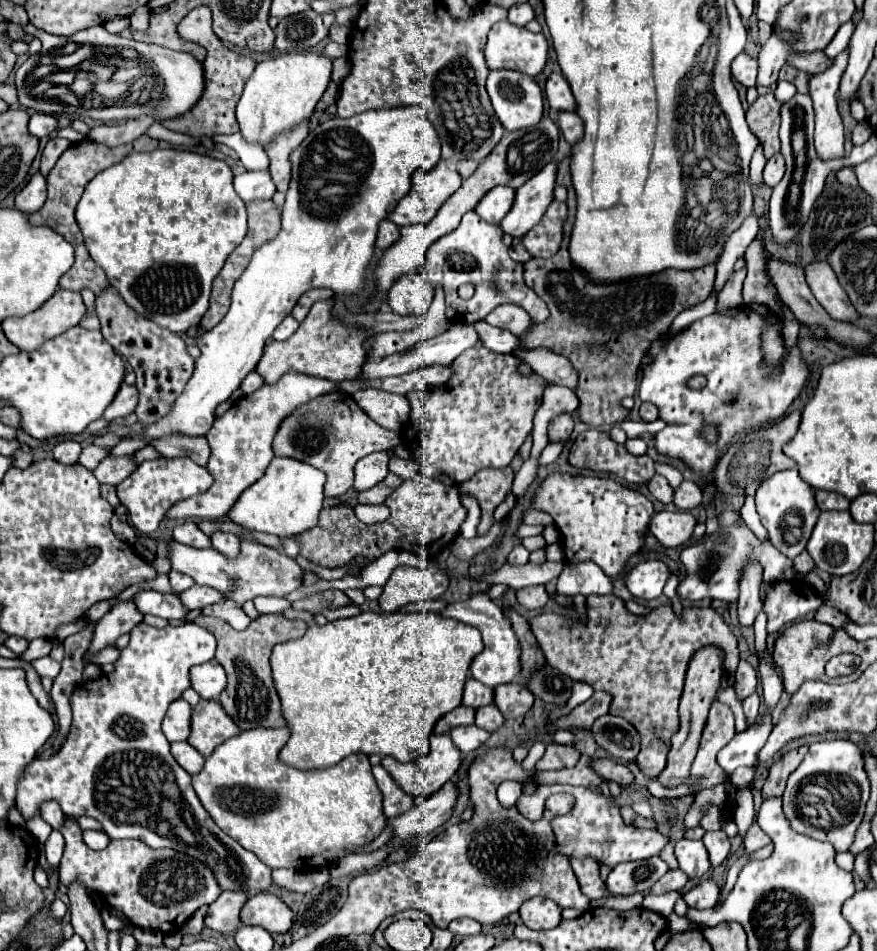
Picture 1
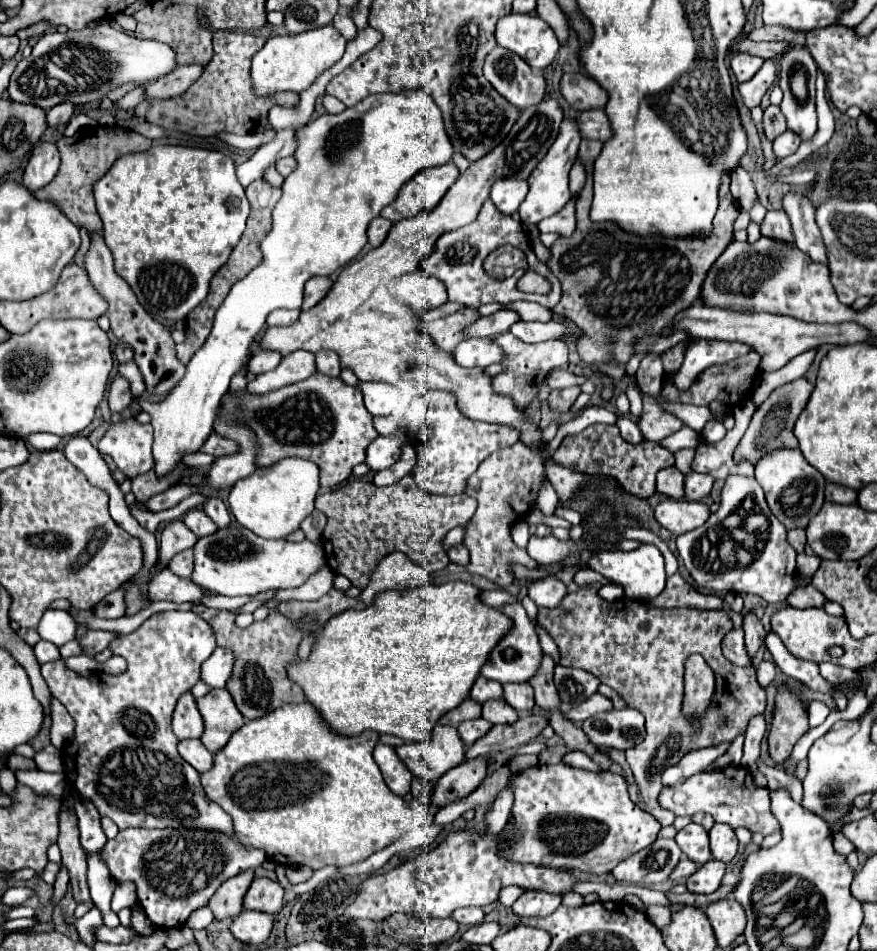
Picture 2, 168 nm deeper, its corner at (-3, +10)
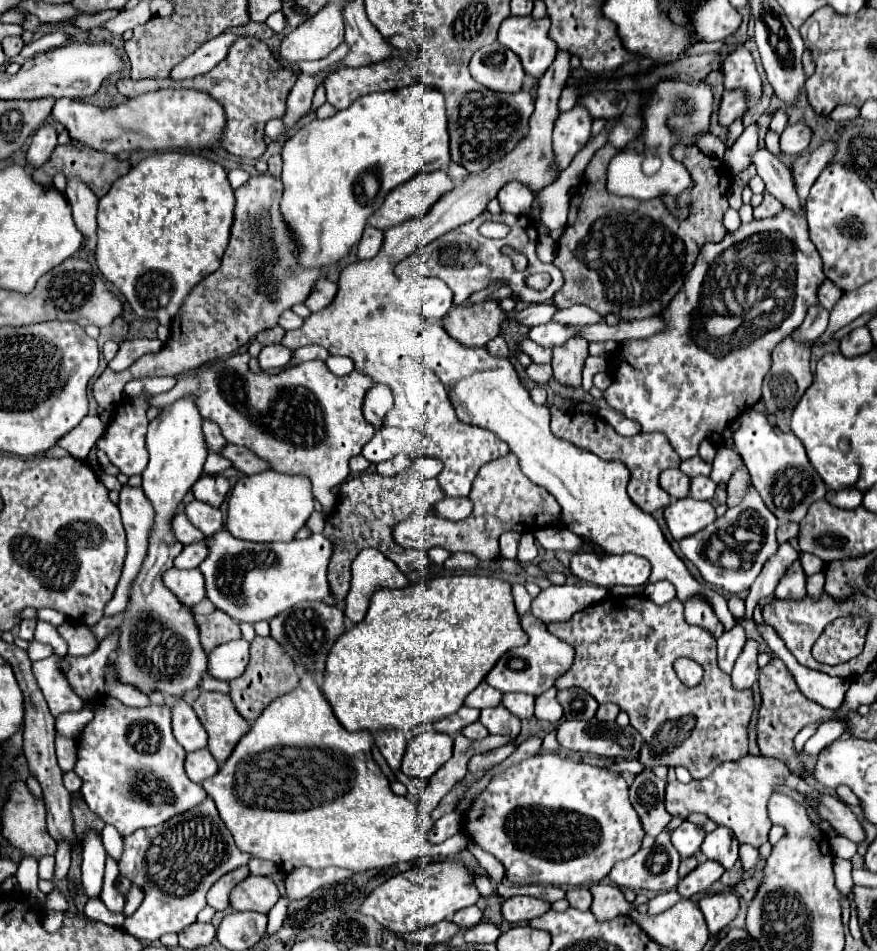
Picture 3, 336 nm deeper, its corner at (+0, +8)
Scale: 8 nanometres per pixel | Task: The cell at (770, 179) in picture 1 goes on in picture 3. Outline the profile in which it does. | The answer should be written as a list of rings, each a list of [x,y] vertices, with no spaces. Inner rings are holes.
[[[805,123],[787,125],[785,131],[781,133],[781,151],[785,155],[803,153],[811,143],[811,135],[813,135],[813,131]]]

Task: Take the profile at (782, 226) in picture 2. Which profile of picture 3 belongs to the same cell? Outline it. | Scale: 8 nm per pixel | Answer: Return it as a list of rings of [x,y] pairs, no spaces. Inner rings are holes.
[[[765,191],[765,195],[763,195],[763,203],[761,203],[759,207],[753,209],[753,217],[755,217],[755,219],[773,217],[773,215],[777,215],[781,209],[783,209],[783,205],[781,205],[775,197],[771,197],[771,193]]]

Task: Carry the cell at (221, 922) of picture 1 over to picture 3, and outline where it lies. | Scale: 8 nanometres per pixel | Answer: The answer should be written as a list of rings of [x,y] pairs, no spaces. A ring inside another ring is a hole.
[[[239,867],[227,873],[227,877],[221,877],[207,893],[207,905],[211,905],[215,911],[225,911],[229,907],[229,893],[231,889],[243,881],[249,875],[249,867]]]

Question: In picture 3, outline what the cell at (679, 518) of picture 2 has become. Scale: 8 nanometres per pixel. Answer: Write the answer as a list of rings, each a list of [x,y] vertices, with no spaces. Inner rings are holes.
[[[693,497],[677,499],[665,507],[665,521],[673,539],[683,539],[705,529],[717,519],[715,507],[709,501],[697,501]]]

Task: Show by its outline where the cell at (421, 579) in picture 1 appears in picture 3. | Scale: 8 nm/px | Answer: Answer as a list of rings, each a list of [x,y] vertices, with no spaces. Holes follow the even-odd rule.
[[[363,549],[353,561],[351,589],[345,597],[345,617],[355,625],[363,621],[369,599],[383,587],[405,587],[407,577],[381,551]]]

